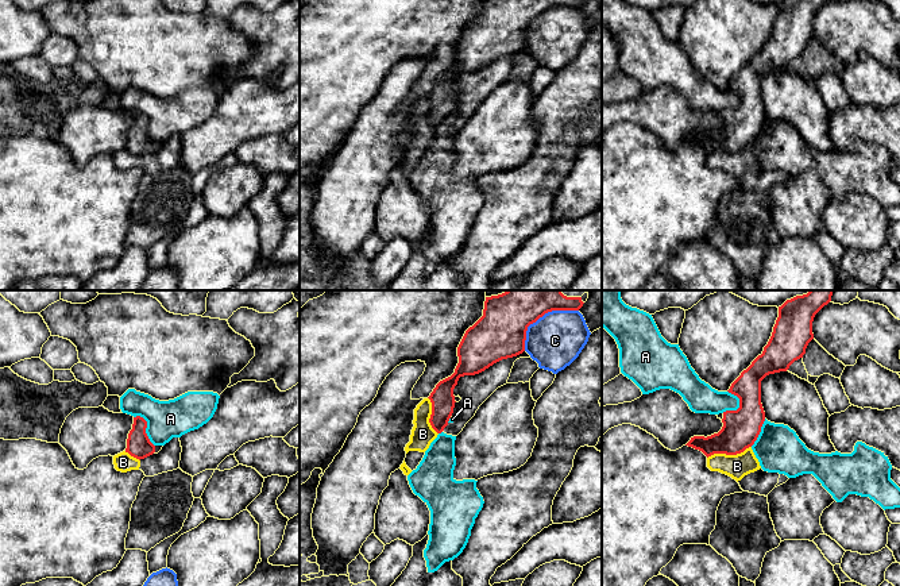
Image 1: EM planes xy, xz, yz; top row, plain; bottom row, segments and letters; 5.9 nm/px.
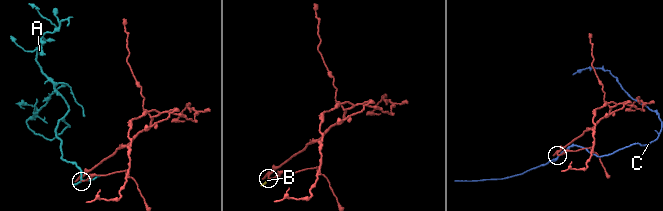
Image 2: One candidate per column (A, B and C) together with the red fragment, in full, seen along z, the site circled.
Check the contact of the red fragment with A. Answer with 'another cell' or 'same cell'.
another cell

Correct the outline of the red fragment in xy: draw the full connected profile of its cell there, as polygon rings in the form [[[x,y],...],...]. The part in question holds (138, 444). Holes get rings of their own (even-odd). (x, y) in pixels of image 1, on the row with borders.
[[[134,417],[132,429],[130,431],[127,439],[125,452],[128,452],[131,456],[139,460],[155,452],[155,446],[150,442],[146,433],[146,428],[147,421],[143,417]]]

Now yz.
[[[810,290],[779,307],[779,317],[762,354],[727,390],[739,398],[739,408],[723,412],[723,427],[718,433],[707,437],[694,436],[685,446],[702,451],[708,458],[714,454],[737,455],[754,444],[765,421],[761,381],[769,374],[787,371],[795,361],[803,358],[814,339],[814,317],[831,301],[833,292]]]

